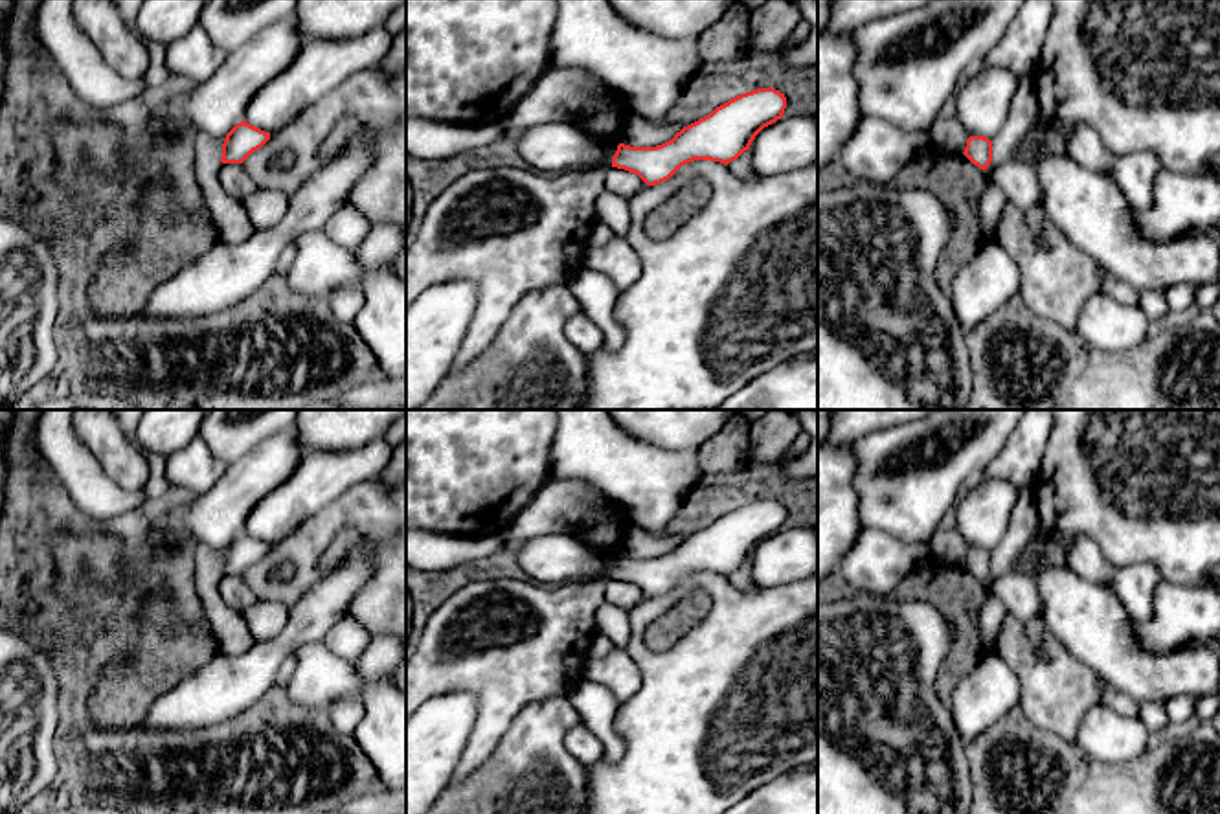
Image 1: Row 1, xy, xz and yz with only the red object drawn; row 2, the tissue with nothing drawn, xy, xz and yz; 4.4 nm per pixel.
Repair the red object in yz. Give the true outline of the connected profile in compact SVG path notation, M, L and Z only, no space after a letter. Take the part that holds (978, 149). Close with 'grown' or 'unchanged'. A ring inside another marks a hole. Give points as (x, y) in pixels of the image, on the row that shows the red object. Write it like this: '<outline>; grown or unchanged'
M970 136L963 154L985 171L992 162L992 141L985 136Z; unchanged

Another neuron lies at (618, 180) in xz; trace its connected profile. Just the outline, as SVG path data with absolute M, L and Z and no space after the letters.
M608 167L604 178L604 189L630 198L641 191L647 184L634 173L625 169Z

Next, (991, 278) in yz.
M996 241L985 244L955 276L950 300L965 333L1020 292L1014 257Z

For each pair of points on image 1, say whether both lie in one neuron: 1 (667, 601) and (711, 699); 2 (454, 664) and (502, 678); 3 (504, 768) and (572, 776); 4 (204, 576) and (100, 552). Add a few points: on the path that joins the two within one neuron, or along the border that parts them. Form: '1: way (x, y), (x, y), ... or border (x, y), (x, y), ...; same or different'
1: way (702, 594), (713, 605), (713, 664); same
2: way (465, 664), (487, 664), (491, 667); same
3: way (520, 780), (555, 780); same
4: border (192, 559), (193, 587), (204, 616); different

